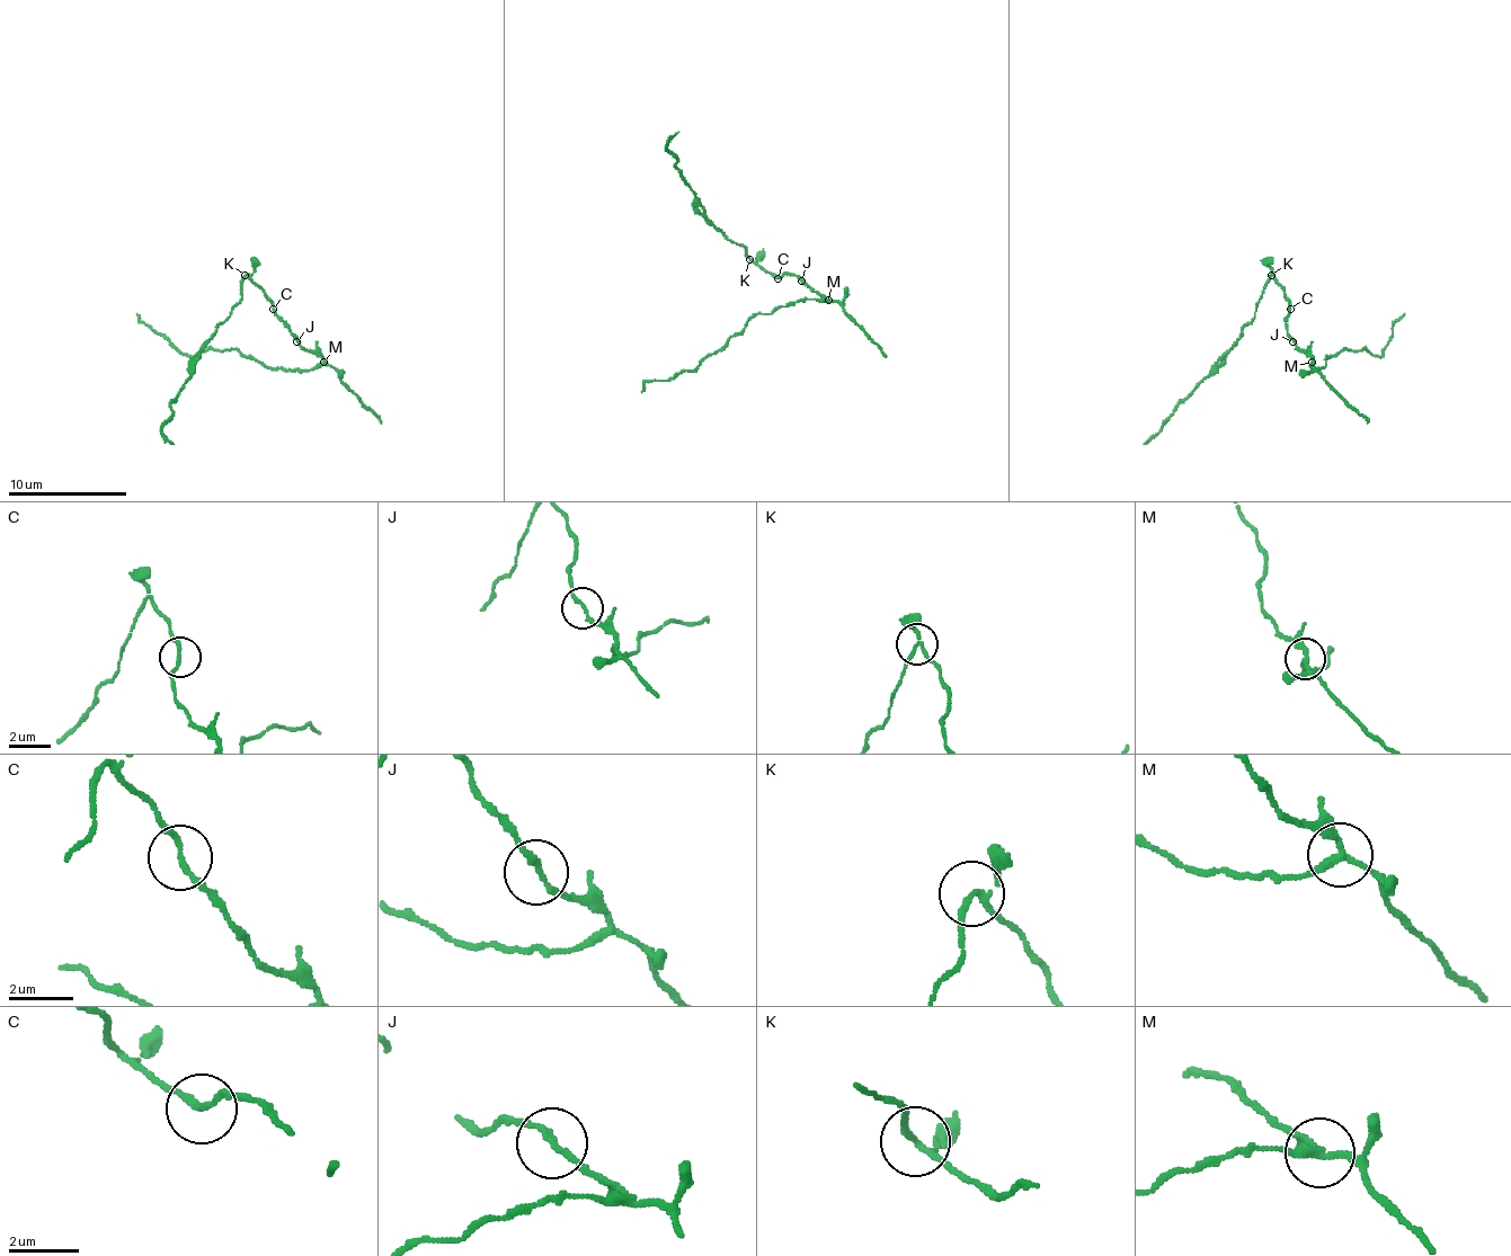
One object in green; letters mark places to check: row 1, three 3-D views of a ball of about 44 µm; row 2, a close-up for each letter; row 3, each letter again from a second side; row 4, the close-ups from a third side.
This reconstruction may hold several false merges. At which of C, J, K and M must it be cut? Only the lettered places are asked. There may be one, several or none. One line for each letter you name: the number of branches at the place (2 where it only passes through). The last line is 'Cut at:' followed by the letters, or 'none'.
K: 3
M: 3
Cut at: K, M

